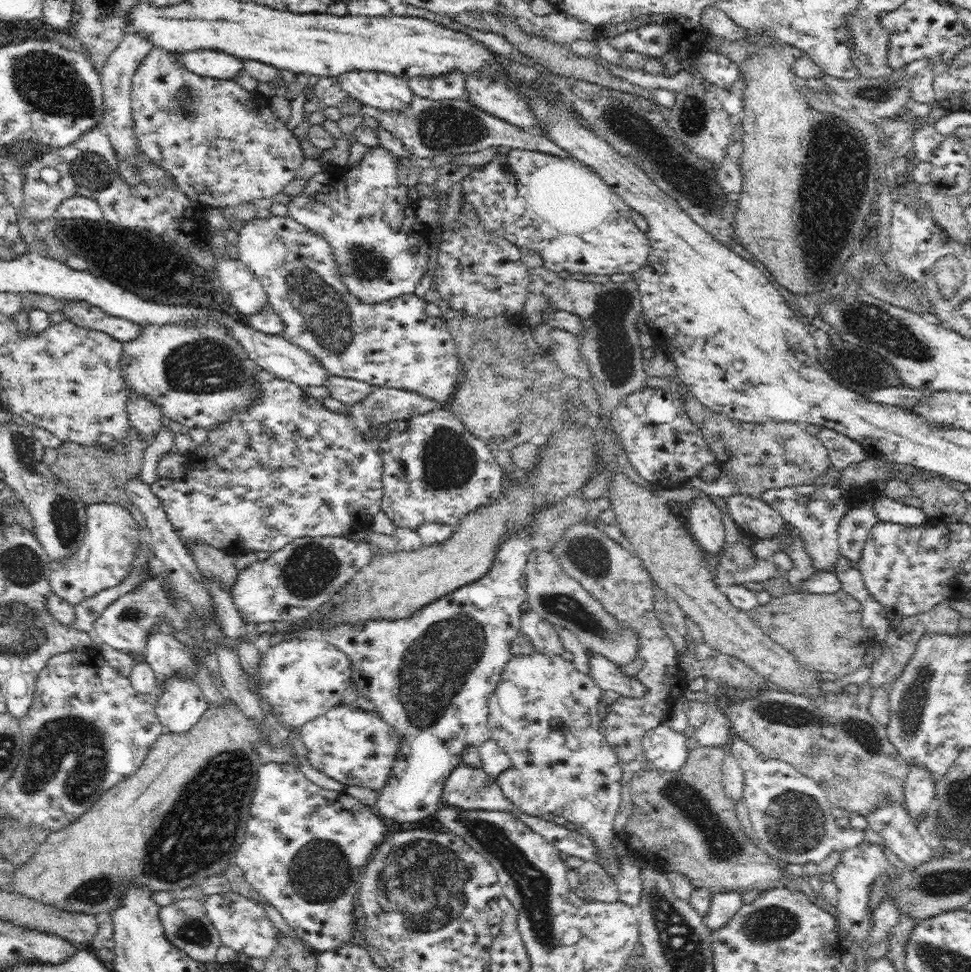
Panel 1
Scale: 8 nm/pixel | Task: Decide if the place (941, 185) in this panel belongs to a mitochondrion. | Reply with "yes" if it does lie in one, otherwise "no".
no

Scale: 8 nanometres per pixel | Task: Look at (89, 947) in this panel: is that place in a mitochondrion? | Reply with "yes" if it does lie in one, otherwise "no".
no

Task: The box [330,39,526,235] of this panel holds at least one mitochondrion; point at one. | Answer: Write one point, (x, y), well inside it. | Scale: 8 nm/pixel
(445, 127)

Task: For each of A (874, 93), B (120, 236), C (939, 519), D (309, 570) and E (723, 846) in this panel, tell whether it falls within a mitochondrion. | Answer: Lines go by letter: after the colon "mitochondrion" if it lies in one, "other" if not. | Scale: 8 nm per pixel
A: mitochondrion
B: other
C: other
D: mitochondrion
E: mitochondrion

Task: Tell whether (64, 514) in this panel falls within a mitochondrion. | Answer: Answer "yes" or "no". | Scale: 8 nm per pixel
yes

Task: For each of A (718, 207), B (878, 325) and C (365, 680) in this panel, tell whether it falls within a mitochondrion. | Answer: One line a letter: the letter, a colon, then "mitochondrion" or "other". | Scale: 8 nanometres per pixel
A: mitochondrion
B: mitochondrion
C: other

